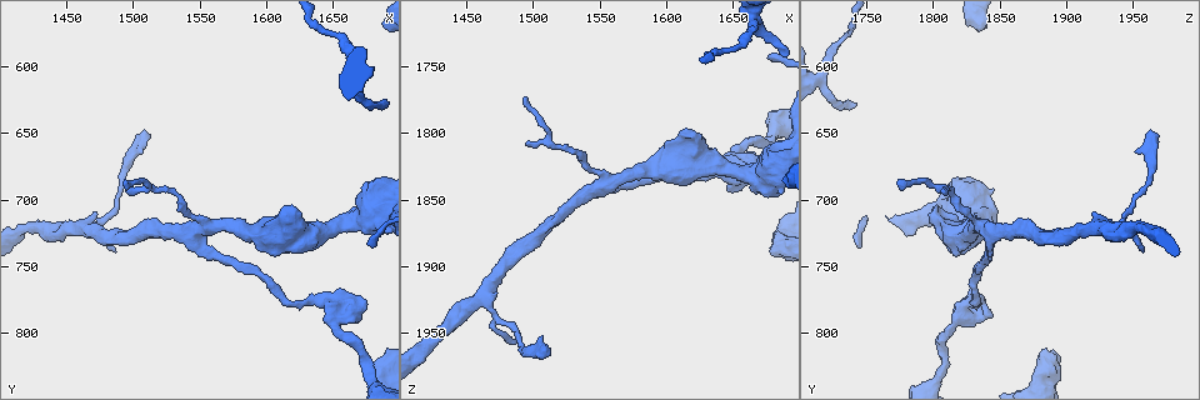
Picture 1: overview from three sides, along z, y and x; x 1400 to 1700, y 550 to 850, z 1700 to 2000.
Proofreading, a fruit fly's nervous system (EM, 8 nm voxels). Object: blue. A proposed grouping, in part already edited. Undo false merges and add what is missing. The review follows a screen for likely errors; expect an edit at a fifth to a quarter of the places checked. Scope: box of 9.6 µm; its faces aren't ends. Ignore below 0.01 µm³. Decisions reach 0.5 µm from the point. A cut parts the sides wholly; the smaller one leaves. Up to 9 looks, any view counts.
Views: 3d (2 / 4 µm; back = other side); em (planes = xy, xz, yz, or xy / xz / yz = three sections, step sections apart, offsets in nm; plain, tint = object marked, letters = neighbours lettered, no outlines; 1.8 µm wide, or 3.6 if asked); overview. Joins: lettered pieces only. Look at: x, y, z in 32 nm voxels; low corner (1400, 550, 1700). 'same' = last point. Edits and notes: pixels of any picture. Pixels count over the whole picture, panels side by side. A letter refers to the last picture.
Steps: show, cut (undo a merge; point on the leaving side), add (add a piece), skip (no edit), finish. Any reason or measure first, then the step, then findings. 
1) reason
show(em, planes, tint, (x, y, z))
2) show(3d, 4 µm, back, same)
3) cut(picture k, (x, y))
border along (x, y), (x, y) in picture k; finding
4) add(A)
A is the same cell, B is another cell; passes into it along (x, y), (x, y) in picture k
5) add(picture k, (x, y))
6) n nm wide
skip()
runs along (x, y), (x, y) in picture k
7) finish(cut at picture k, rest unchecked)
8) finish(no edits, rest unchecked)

a narrow waist
show(3d, 4 µm, (1546, 724, 1842))

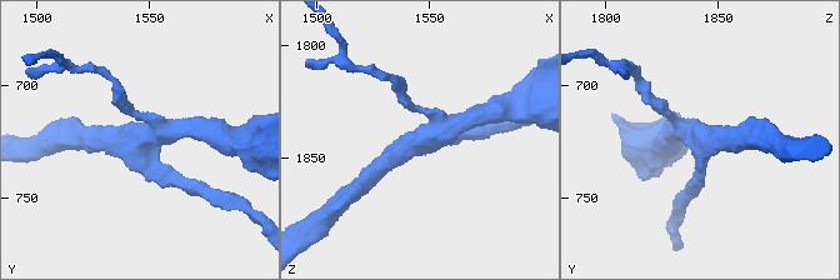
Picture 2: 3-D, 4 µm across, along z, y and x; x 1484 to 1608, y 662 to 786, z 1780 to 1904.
4 arms
show(em, 3.6 µm, planes, tint, (1547, 725, 1843))

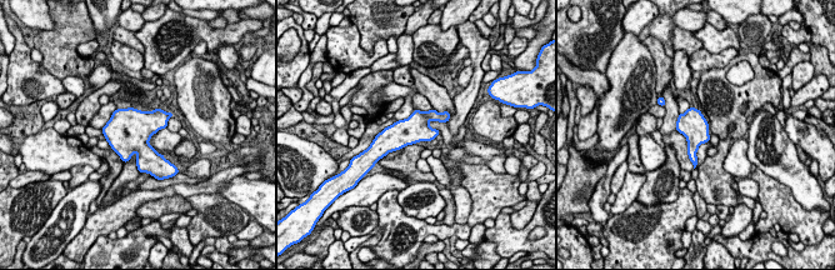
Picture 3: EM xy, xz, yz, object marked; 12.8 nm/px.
show(em, 3.6 µm, planes, letters, same)

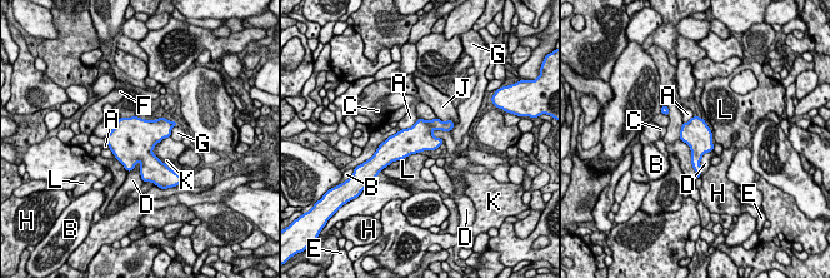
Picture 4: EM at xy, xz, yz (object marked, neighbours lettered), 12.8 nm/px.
skip()
A, B, C, D, E, F, G, H, J, K and L are other cells; runs along (450, 124), (385, 147) in picture 4; continuous, no second neuron

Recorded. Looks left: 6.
show(3d, 4 µm, (1614, 704, 1800))

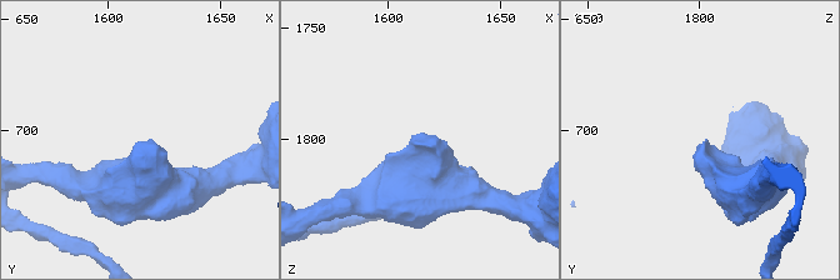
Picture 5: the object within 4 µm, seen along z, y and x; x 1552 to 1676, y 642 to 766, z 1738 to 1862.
show(em, xy, step 8, letters, (1612, 705, 1802))

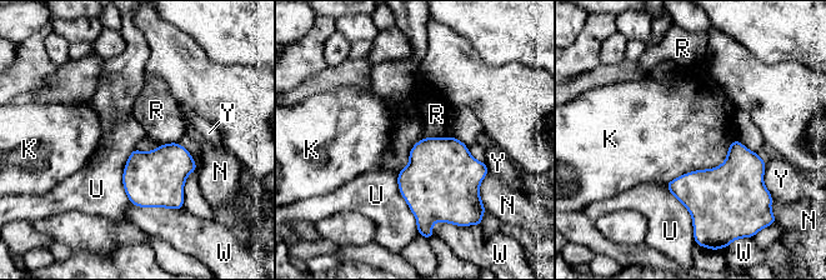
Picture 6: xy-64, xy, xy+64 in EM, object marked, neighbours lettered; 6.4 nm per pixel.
skip()
K, N, R, U, W and Y are other cells; border along (735, 139), (720, 164), (667, 183) in picture 6; no lettered piece goes on from it

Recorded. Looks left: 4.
branch stops here
show(em, 3.6 µm, yz, step 4, letters, (1496, 696, 1808))

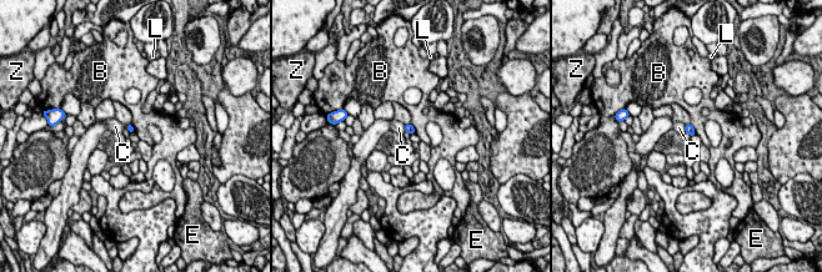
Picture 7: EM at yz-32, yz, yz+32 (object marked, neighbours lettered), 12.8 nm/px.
show(em, 3.6 µm, xy, step 16, letters, same)

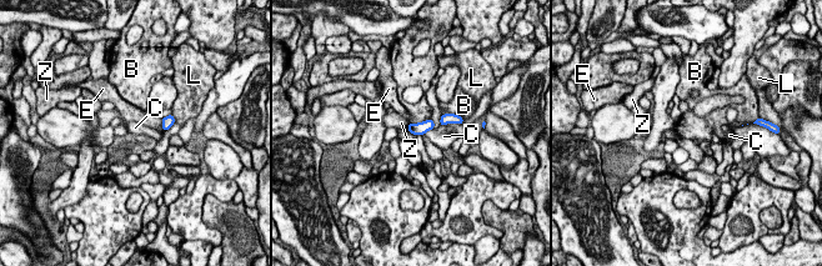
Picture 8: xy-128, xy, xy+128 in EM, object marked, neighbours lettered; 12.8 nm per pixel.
skip()
B, C, E, L and Z are other cells; border along (430, 118), (409, 124) in picture 8; no lettered piece goes on from it

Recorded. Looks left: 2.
branch stops here
show(em, planes, letters, (1512, 650, 1966))

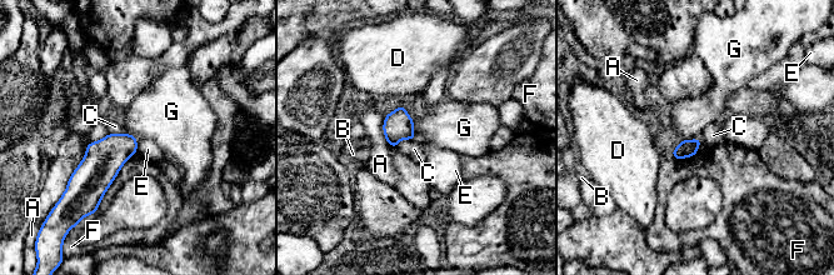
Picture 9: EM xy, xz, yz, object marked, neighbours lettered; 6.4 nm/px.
skip()
A, B, C, D, E, F and G are other cells; no lettered piece goes on from it

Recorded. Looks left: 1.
finish(no edits, rest unchecked)

